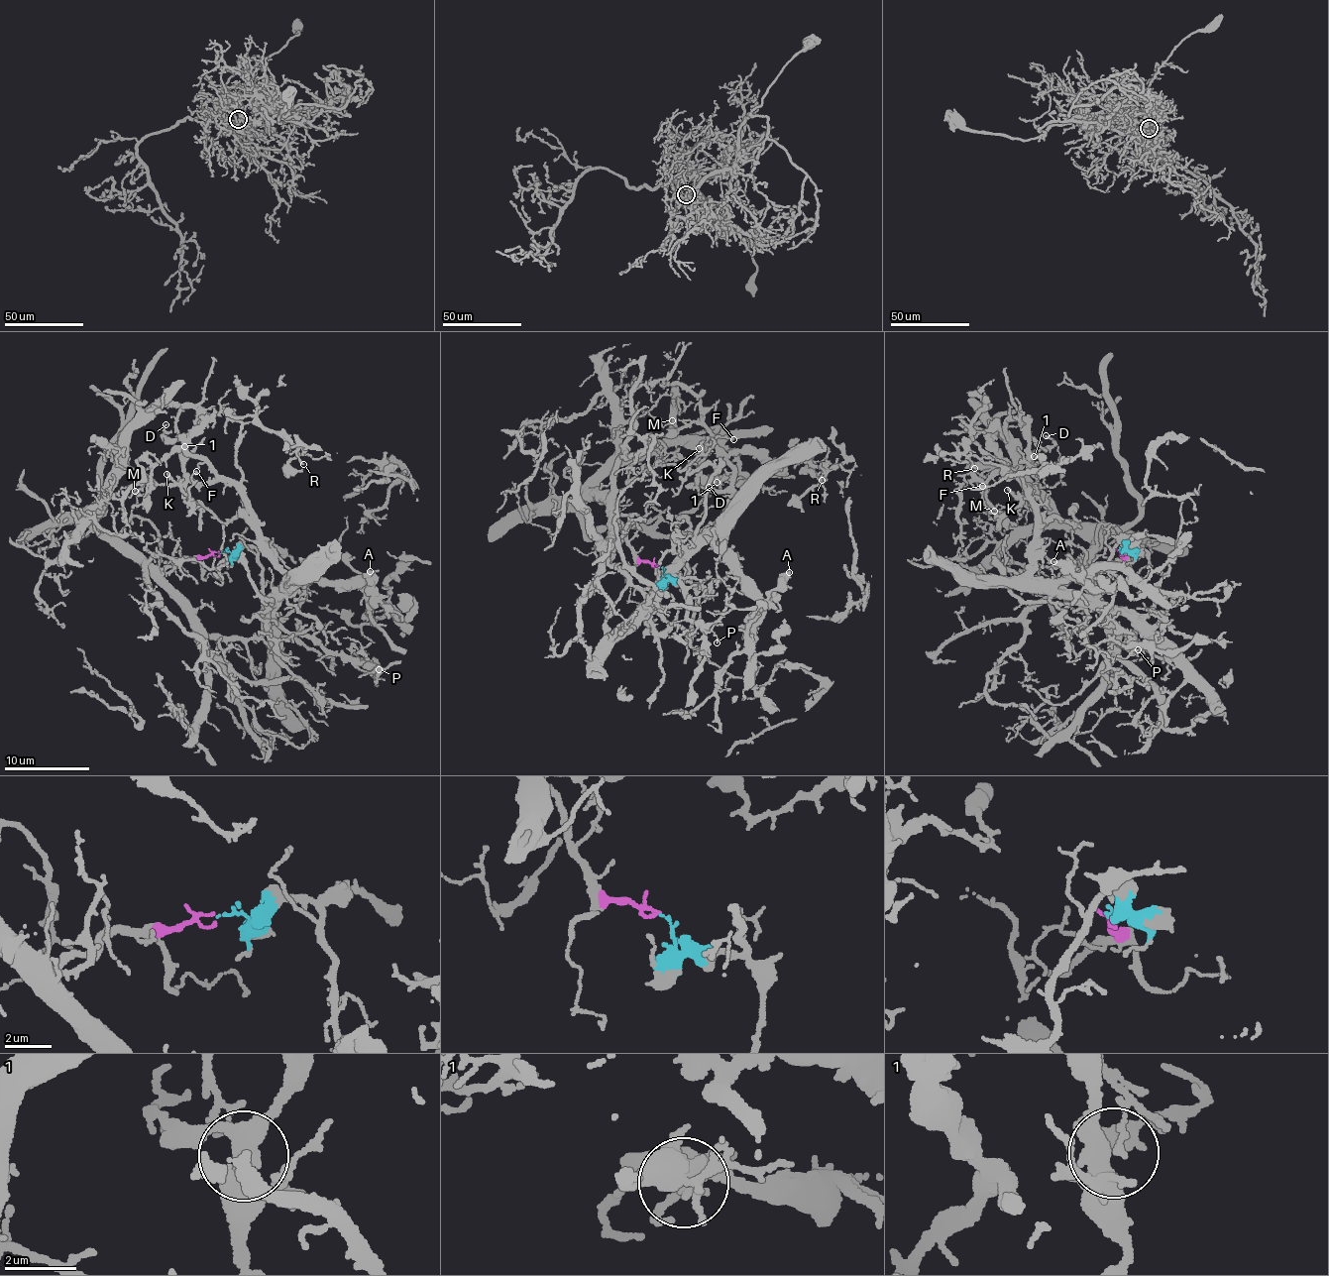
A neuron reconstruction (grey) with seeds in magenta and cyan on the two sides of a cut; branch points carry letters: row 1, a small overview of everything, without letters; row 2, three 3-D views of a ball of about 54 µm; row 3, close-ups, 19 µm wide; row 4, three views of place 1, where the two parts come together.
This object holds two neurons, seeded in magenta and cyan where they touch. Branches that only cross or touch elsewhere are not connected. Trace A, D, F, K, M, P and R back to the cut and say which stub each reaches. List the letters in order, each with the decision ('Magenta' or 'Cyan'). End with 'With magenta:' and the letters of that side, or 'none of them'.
A: Cyan
D: Cyan
F: Cyan
K: Cyan
M: Magenta
P: Cyan
R: Cyan
With magenta: M

